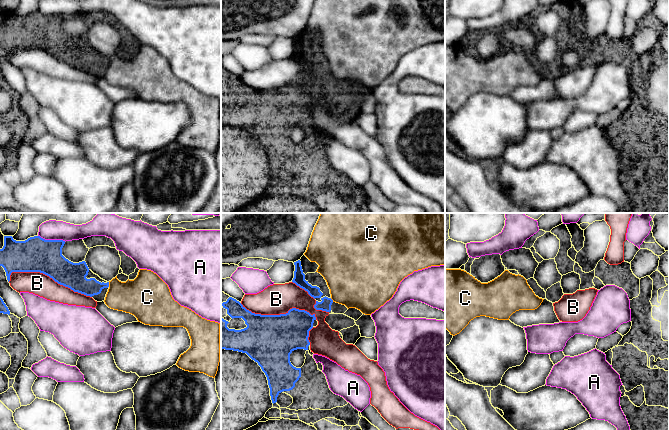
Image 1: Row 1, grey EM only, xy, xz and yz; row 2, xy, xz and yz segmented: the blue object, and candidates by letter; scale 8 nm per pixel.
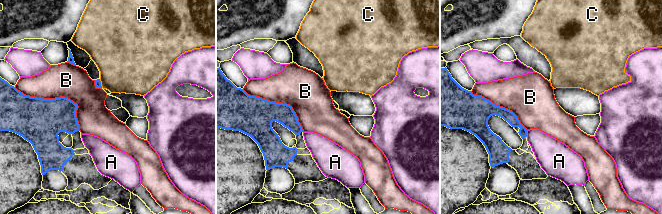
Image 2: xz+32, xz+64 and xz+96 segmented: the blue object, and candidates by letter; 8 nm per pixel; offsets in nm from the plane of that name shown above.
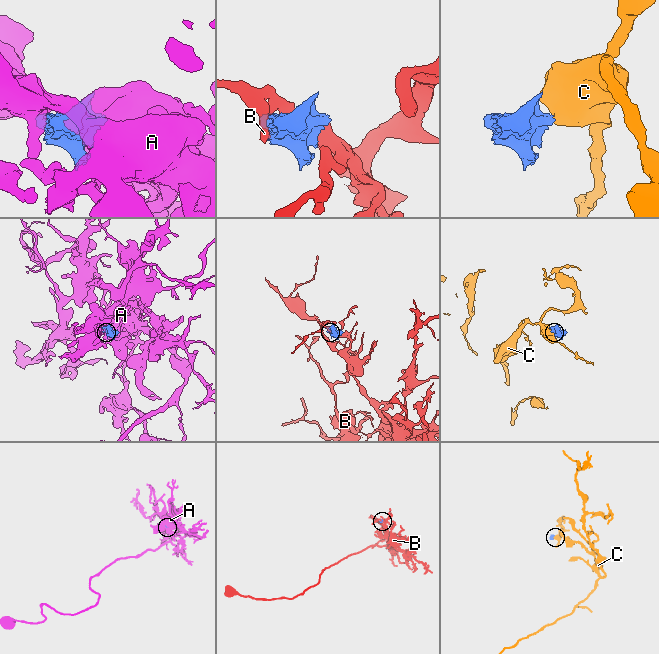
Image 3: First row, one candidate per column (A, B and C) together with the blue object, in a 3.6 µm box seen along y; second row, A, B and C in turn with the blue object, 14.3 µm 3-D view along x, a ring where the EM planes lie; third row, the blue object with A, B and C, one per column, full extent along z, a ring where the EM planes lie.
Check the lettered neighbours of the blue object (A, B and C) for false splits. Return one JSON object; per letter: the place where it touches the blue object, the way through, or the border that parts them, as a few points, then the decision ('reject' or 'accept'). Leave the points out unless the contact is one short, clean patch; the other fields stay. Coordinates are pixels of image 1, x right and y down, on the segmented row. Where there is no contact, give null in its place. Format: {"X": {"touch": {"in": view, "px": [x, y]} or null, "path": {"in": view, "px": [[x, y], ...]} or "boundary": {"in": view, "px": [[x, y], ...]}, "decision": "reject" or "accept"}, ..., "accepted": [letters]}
{"A": {"touch": {"in": "xy", "px": [52, 240]}, "decision": "reject"}, "B": {"touch": {"in": "xy", "px": [50, 277]}, "decision": "reject"}, "C": {"touch": {"in": "xy", "px": [108, 284]}, "boundary": {"in": "xy", "px": [[108, 282], [109, 286]]}, "decision": "reject"}, "accepted": []}

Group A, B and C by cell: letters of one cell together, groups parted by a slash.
A / B / C

